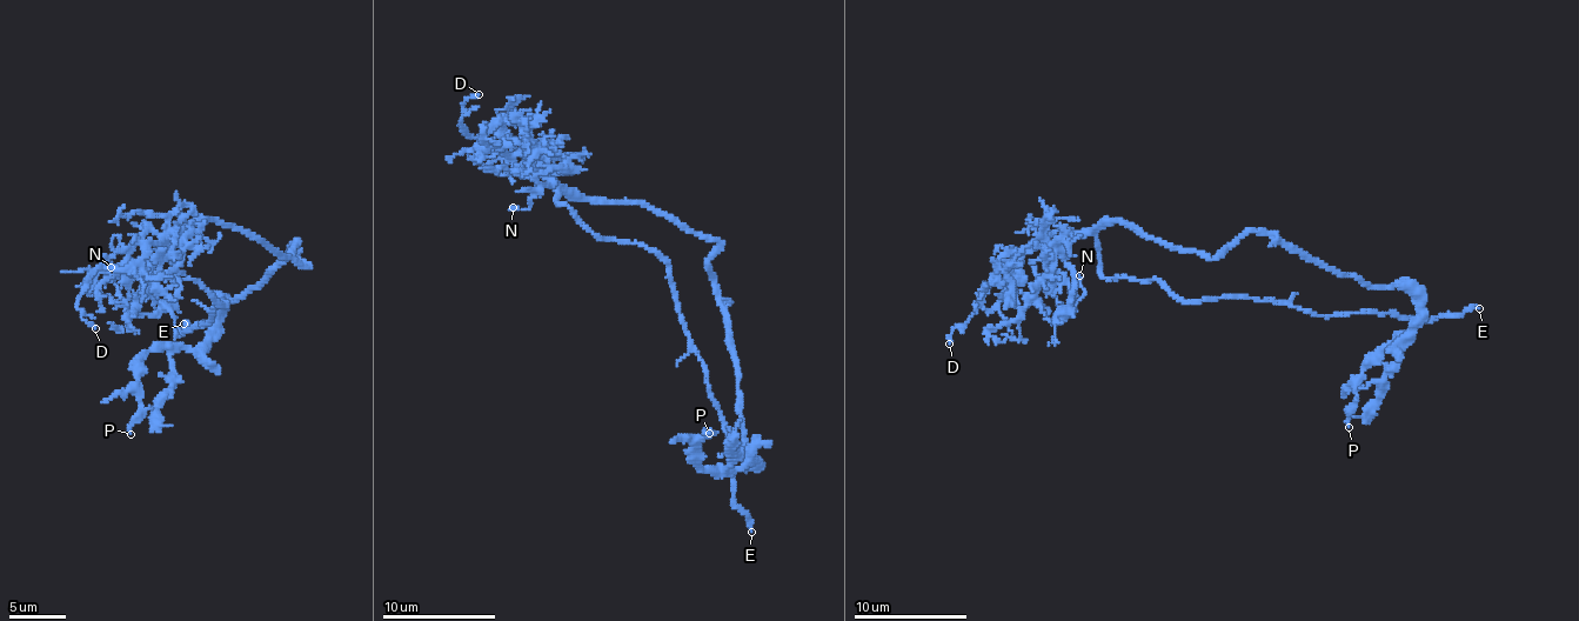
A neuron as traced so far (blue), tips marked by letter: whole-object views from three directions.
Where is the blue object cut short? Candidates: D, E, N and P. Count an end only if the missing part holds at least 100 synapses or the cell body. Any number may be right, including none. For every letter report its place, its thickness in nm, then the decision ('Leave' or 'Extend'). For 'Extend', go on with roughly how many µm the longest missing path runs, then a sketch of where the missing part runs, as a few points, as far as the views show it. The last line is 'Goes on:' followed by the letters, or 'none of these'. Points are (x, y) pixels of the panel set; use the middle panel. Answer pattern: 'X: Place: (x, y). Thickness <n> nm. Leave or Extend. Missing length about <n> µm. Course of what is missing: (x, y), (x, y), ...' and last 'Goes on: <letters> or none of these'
D: Place: (479, 94). Thickness 130 nm. Leave
E: Place: (751, 532). Thickness 220 nm. Extend. Missing length about 30 µm
N: Place: (513, 207). Thickness 130 nm. Leave
P: Place: (709, 433). Thickness 170 nm. Leave
Goes on: E

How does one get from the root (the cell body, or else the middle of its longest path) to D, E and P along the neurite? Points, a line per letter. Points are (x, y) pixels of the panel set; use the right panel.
D: (1139, 232), (1118, 221), (1056, 244), (1037, 239), (1017, 274), (995, 281), (949, 344)
E: (1139, 232), (1101, 226), (1099, 272), (1156, 279), (1186, 301), (1286, 301), (1316, 315), (1431, 320), (1479, 308)
P: (1139, 232), (1206, 256), (1263, 232), (1340, 273), (1407, 289), (1413, 336), (1362, 373), (1349, 427)

